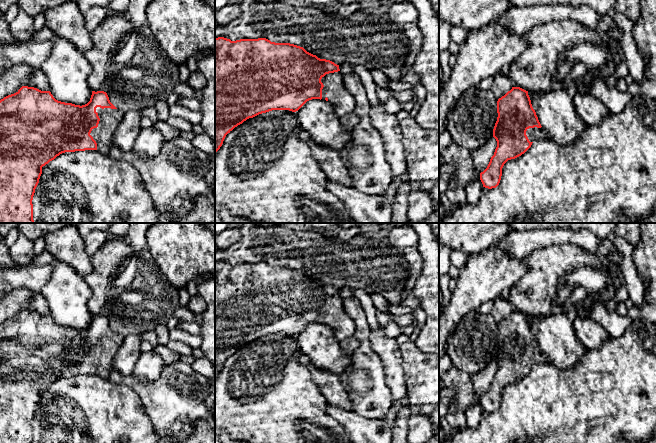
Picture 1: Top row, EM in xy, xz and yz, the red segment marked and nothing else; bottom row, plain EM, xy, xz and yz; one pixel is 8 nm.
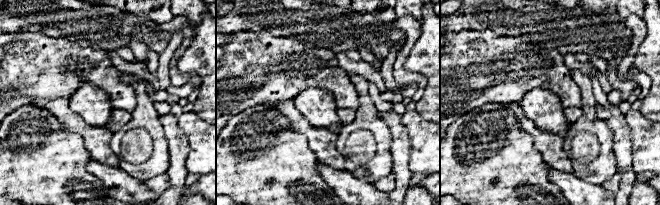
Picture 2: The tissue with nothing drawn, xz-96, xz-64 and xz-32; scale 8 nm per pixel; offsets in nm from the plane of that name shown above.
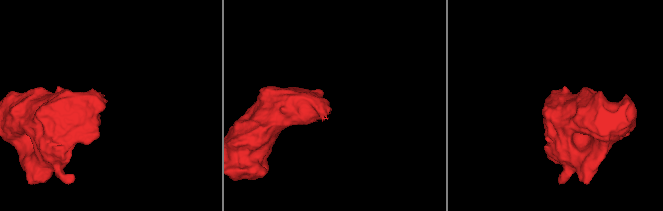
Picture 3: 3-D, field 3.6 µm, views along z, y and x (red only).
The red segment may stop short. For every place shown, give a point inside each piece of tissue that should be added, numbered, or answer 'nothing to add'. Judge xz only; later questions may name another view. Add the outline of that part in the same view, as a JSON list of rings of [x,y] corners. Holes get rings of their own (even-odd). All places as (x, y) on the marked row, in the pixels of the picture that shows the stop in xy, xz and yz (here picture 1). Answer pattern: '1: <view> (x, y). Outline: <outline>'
1: xz (342, 100). Outline: [[[340,71],[326,74],[322,77],[321,82],[324,85],[322,99],[328,98],[339,117],[354,113],[354,97],[344,89]]]

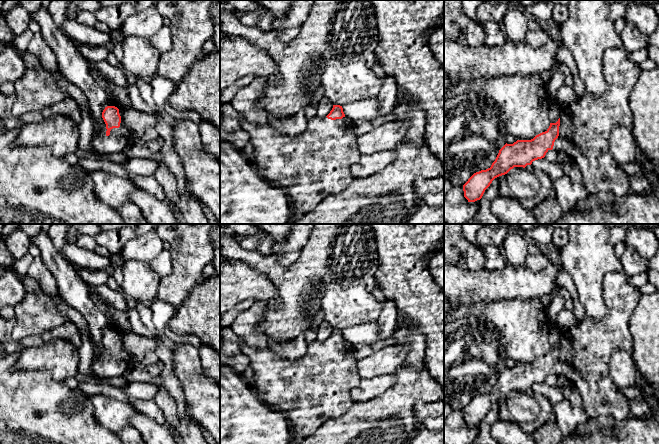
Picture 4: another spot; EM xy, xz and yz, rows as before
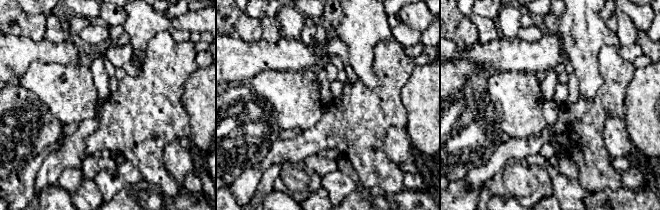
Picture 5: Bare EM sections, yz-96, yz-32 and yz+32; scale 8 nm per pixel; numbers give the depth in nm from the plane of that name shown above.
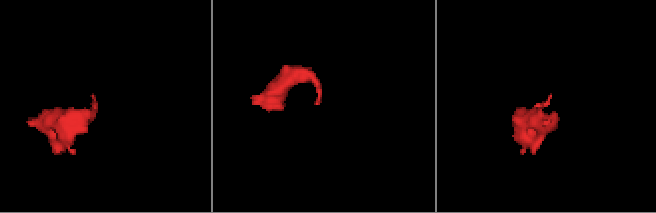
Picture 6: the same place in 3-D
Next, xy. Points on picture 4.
1: xy (119, 138). Outline: [[[108,99],[103,106],[103,110],[107,106],[115,106],[119,109],[119,114],[121,116],[120,127],[111,129],[110,135],[107,136],[106,124],[103,118],[101,118],[101,123],[98,124],[91,112],[91,117],[94,122],[94,130],[95,130],[92,139],[92,148],[94,151],[100,154],[120,153],[124,151],[127,145],[133,140],[133,136],[123,122],[120,105]]]

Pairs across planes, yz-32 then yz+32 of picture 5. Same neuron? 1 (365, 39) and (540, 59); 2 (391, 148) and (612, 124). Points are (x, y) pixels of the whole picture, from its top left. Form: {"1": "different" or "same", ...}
{"1": "different", "2": "same"}

